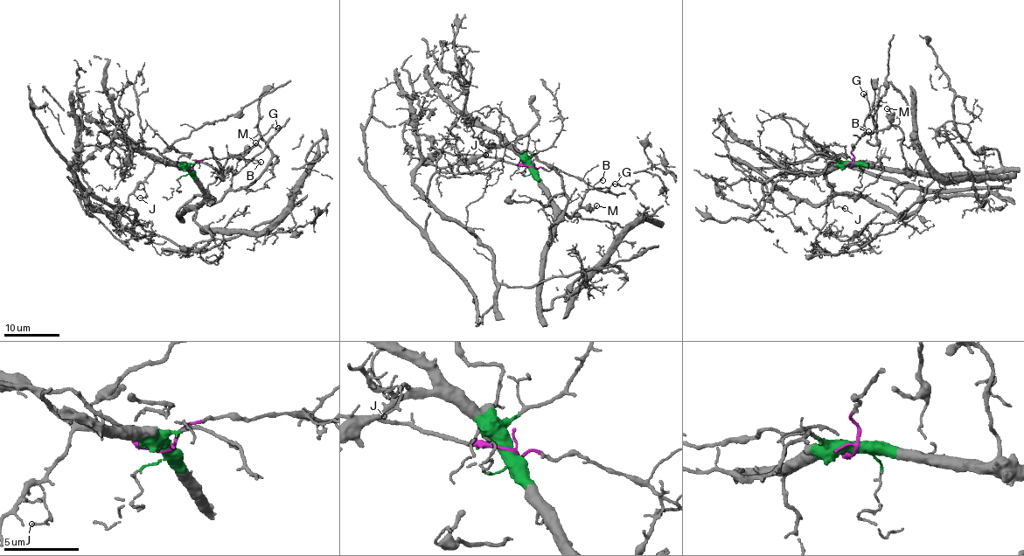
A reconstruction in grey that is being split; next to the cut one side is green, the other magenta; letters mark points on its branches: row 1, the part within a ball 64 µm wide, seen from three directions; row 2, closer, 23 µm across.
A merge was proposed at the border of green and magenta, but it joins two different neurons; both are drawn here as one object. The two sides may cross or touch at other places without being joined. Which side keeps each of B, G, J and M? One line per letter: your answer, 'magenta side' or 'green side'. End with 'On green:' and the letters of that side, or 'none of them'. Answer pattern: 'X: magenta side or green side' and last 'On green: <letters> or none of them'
B: magenta side
G: green side
J: green side
M: green side
On green: G, J, M

